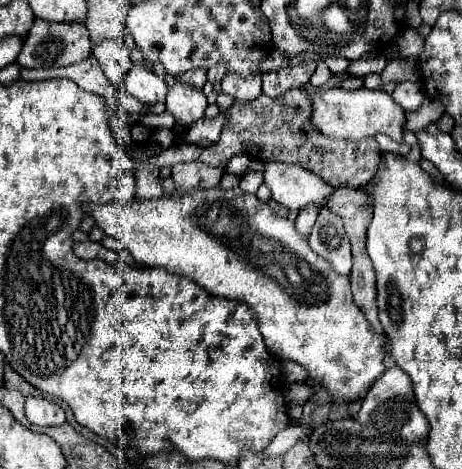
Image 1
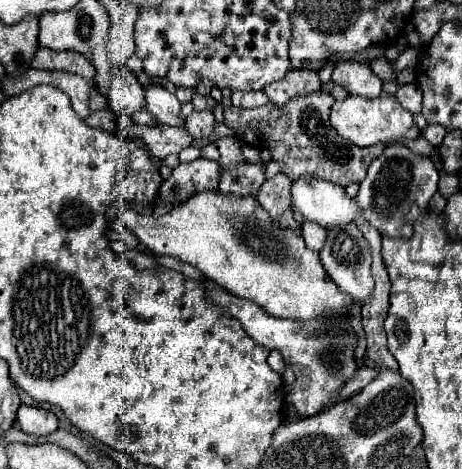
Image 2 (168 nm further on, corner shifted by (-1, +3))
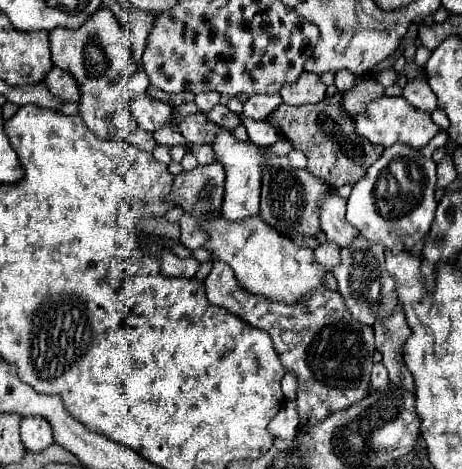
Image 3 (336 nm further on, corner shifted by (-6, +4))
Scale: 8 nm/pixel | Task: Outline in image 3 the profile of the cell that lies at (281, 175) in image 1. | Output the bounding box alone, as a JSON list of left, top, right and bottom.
[319,189,357,247]

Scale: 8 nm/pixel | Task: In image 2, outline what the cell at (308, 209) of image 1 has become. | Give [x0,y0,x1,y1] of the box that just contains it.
[302,222,326,252]

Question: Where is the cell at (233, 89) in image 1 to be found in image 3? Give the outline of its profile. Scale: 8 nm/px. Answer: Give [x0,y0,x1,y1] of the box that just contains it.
[243,93,281,121]

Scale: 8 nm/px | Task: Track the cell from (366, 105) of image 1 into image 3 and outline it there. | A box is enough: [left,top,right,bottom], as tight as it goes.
[353,97,439,149]

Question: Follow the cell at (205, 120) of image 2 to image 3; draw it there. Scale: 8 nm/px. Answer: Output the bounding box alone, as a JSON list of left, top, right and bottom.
[213,127,263,221]

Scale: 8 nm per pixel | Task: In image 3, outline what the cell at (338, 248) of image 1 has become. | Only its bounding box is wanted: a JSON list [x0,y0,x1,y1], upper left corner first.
[333,235,399,325]

